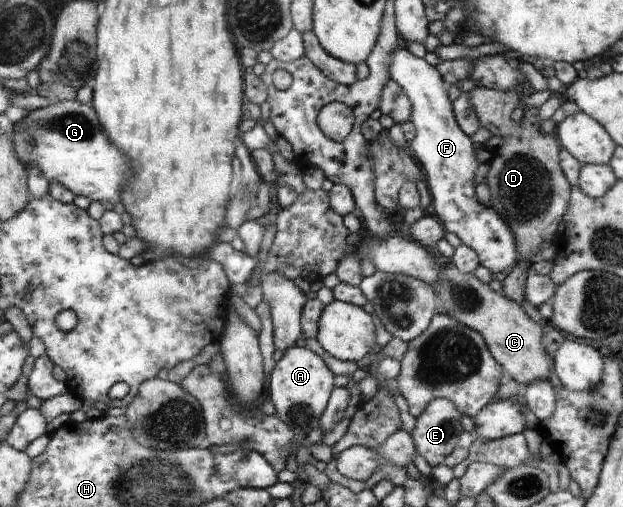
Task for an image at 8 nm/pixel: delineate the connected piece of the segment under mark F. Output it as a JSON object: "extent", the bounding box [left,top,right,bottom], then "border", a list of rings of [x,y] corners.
{"extent":[390,41,522,274],"border":[[[401,41],[392,52],[390,78],[410,98],[410,121],[416,128],[416,134],[408,147],[412,148],[416,160],[426,170],[426,183],[432,196],[434,212],[442,221],[444,230],[456,234],[464,245],[475,250],[479,256],[479,264],[486,266],[492,274],[512,272],[518,260],[522,260],[522,256],[518,256],[517,237],[510,230],[510,224],[506,224],[506,220],[502,220],[502,216],[498,216],[494,208],[484,208],[474,198],[474,172],[480,164],[476,164],[470,136],[457,123],[453,103],[448,99],[447,85],[441,74],[424,57],[413,56]]]}

